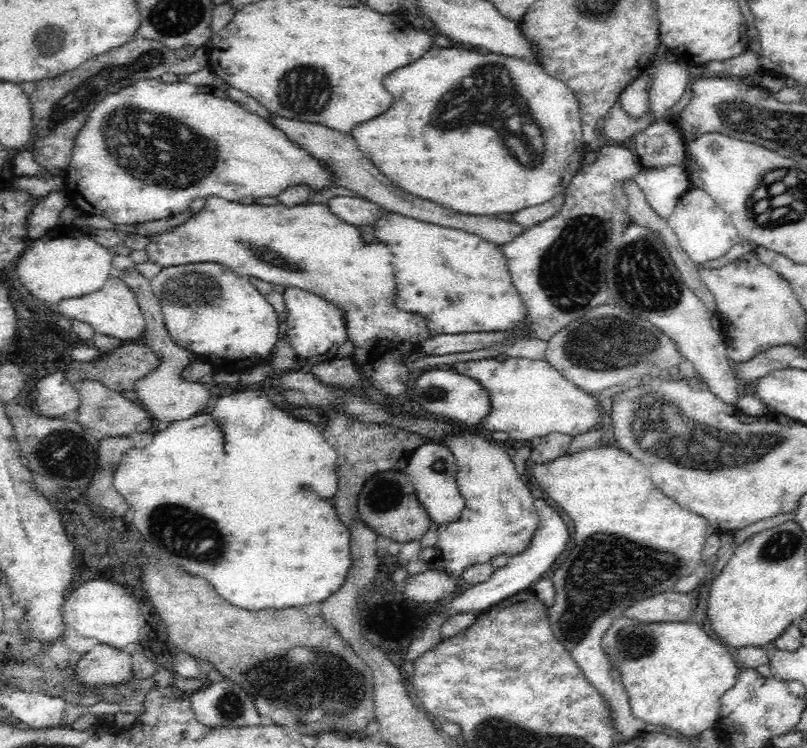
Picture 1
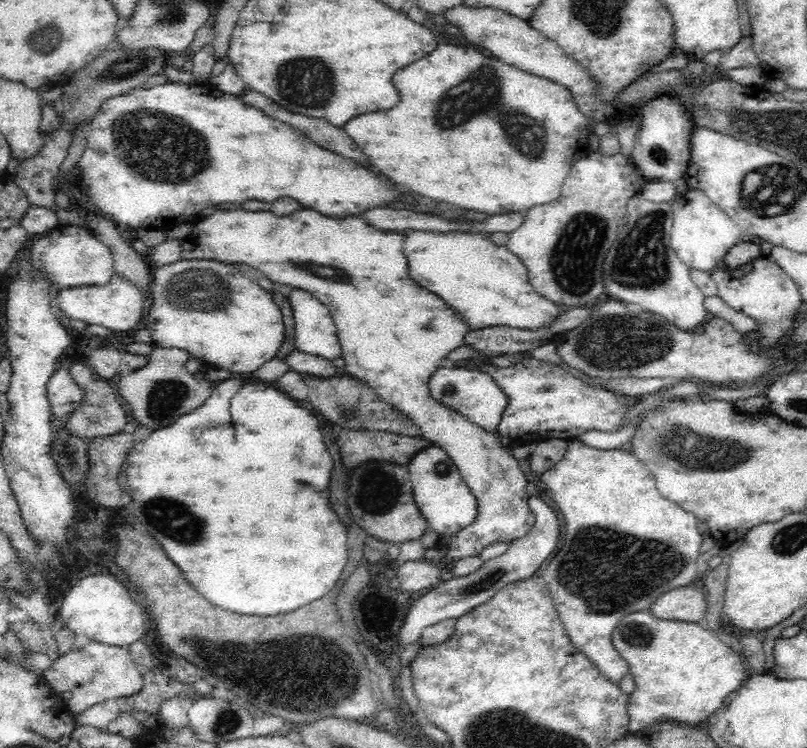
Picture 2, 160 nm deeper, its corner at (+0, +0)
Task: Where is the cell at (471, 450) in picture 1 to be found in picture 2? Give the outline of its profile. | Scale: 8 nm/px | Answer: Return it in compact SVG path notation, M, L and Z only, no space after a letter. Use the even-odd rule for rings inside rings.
M220 208L211 216L196 222L192 232L179 240L182 245L182 259L205 259L232 265L238 262L250 264L272 282L305 290L328 307L337 328L341 346L339 356L345 364L343 373L365 381L382 401L400 410L412 423L420 427L421 436L431 442L432 446L443 448L458 467L462 480L477 498L478 516L475 521L454 536L439 537L438 545L448 548L446 560L454 562L460 558L479 555L484 546L494 544L494 541L508 542L522 538L530 530L530 526L534 526L534 513L528 509L528 480L520 471L519 460L515 460L502 447L497 434L482 430L463 414L444 406L442 402L434 401L430 395L430 377L438 370L438 363L464 344L464 337L472 328L442 298L426 292L424 288L418 288L418 284L410 280L408 262L402 254L406 236L398 236L396 231L376 230L360 217L326 218L314 210L300 210L292 216L278 218L272 212L226 208L226 212Z

